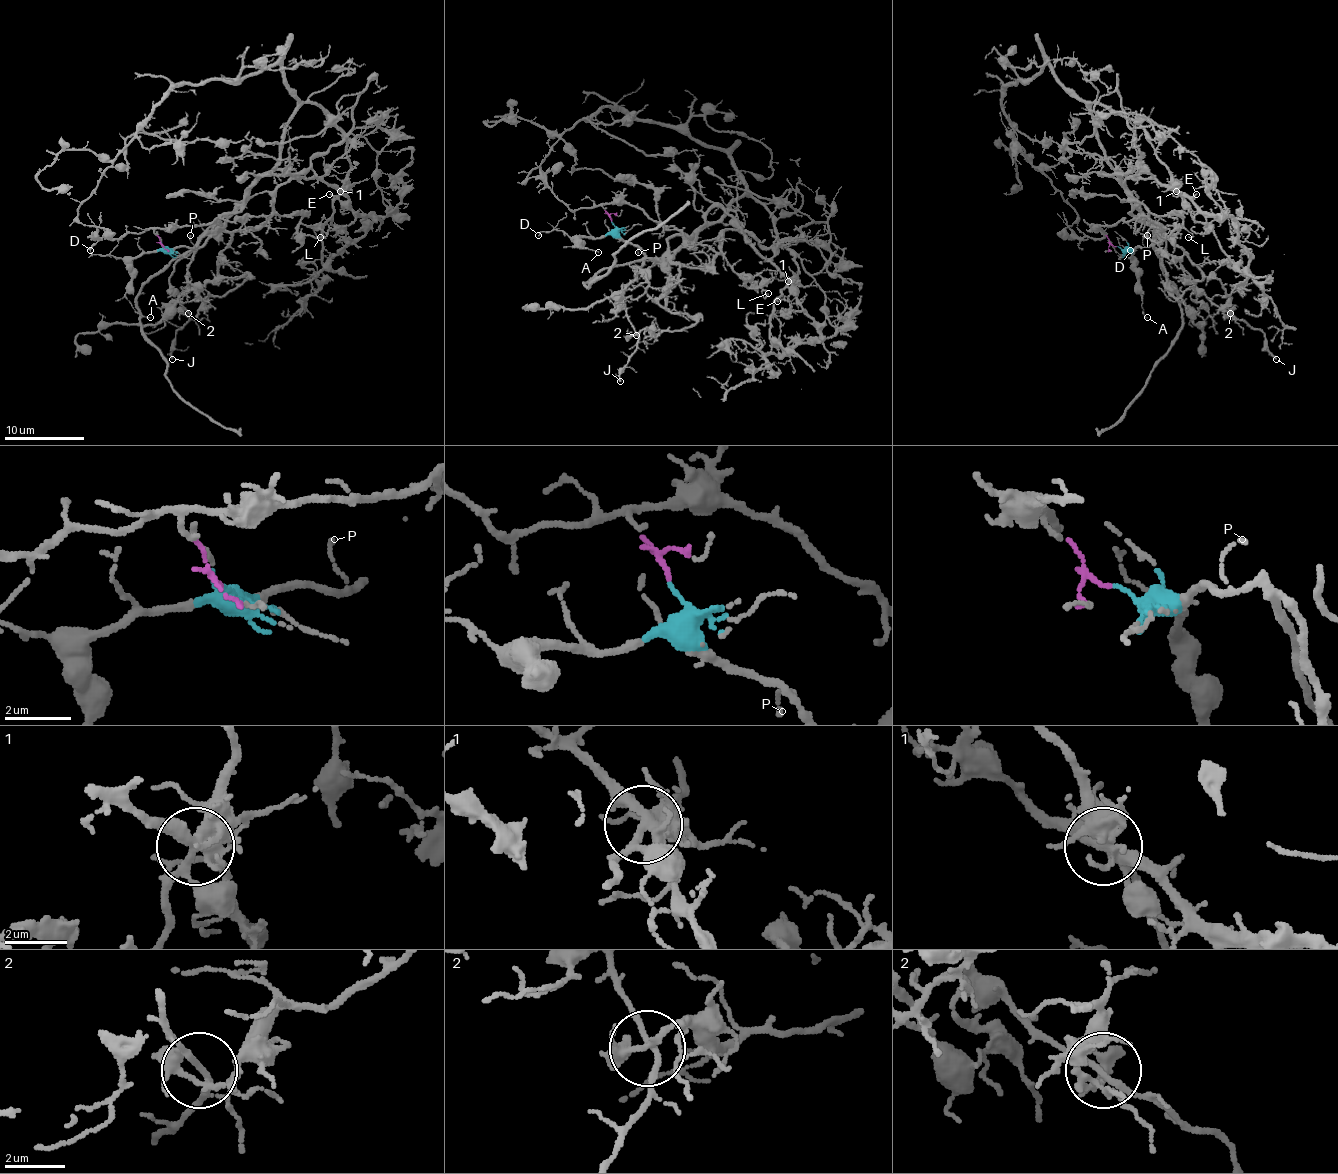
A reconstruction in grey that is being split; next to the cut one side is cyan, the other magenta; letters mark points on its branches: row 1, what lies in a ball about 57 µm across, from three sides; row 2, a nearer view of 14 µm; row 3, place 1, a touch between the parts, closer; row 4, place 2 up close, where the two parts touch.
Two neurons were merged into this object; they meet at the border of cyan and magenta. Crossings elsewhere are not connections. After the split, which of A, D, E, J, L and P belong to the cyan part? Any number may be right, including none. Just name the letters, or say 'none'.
A, D, J, P

